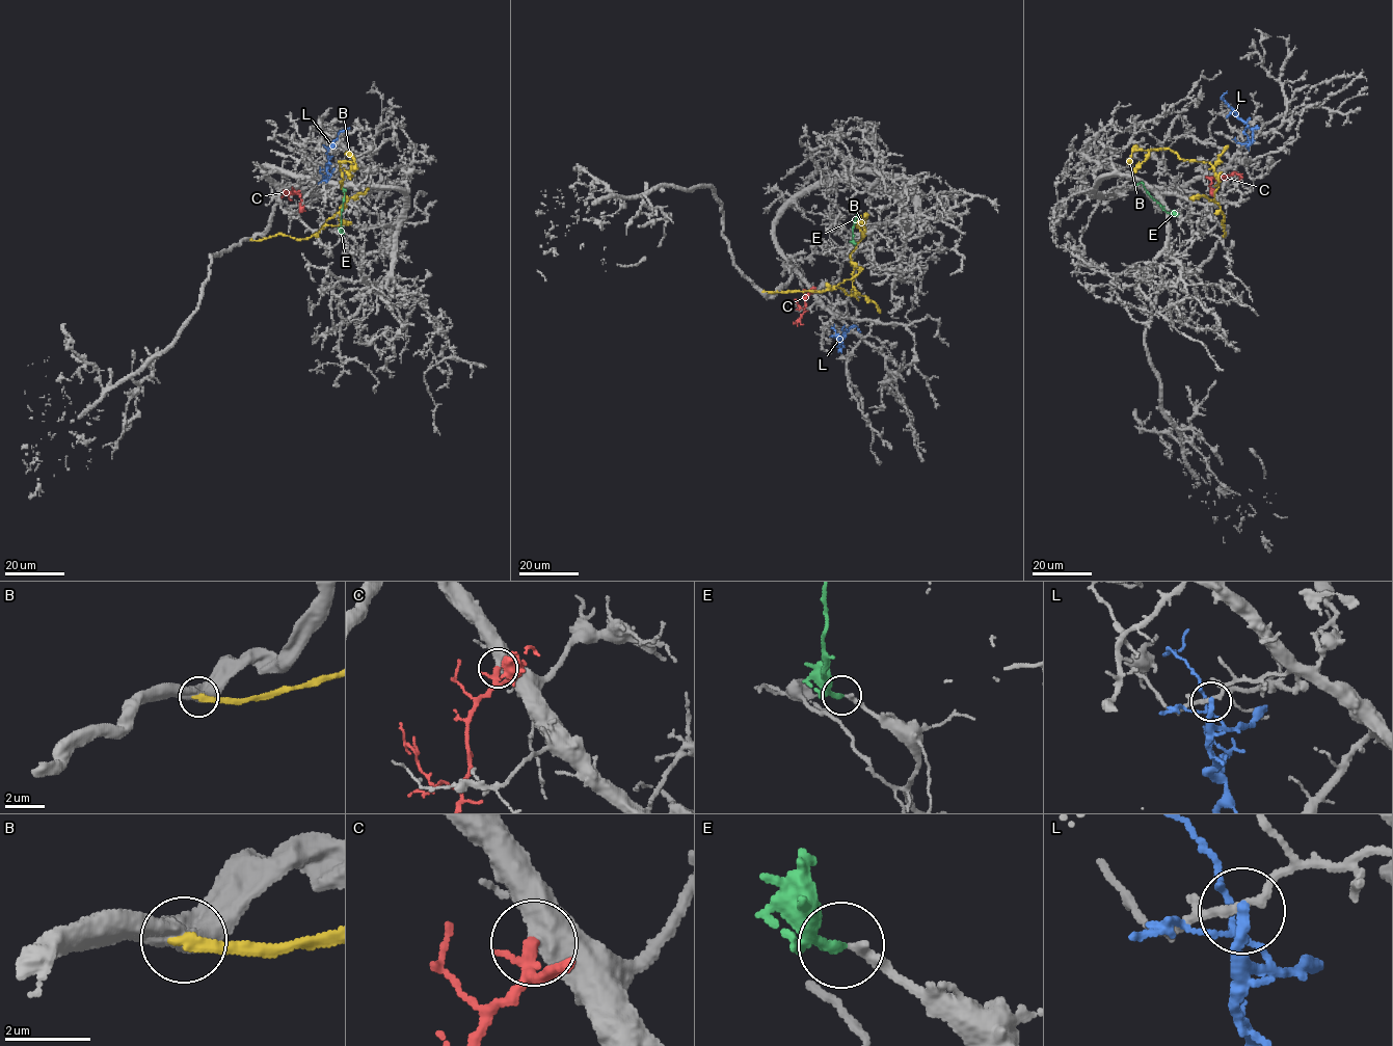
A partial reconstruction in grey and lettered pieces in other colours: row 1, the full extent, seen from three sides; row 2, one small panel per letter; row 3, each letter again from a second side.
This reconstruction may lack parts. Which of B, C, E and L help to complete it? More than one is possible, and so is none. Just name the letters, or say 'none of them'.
C, E

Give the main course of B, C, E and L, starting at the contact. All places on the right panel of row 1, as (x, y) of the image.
B: (1224, 236), (1224, 215), (1214, 199), (1220, 181), (1209, 162), (1181, 159), (1163, 148), (1134, 150), (1127, 163)
C: (1207, 177), (1234, 172), (1239, 173), (1239, 179)
E: (1178, 214), (1167, 213), (1142, 182), (1136, 185)
L: (1247, 146), (1252, 141), (1252, 130), (1223, 99), (1226, 92)

